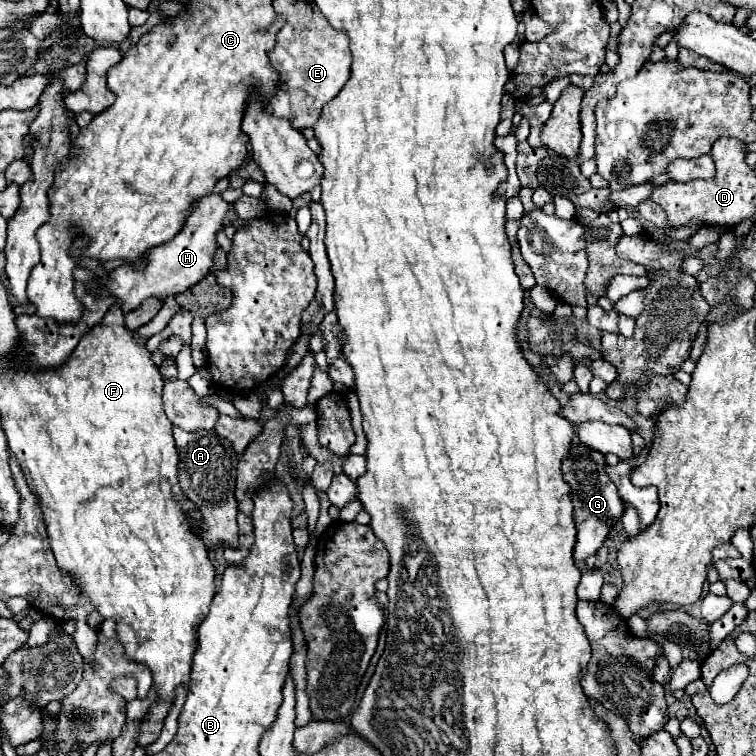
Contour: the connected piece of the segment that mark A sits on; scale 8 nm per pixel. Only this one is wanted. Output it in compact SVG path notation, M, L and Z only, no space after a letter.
M173 427L173 437L179 453L179 485L183 493L197 505L207 529L211 531L211 549L217 541L237 545L237 501L233 489L239 457L235 449L215 431L189 433L179 427Z

